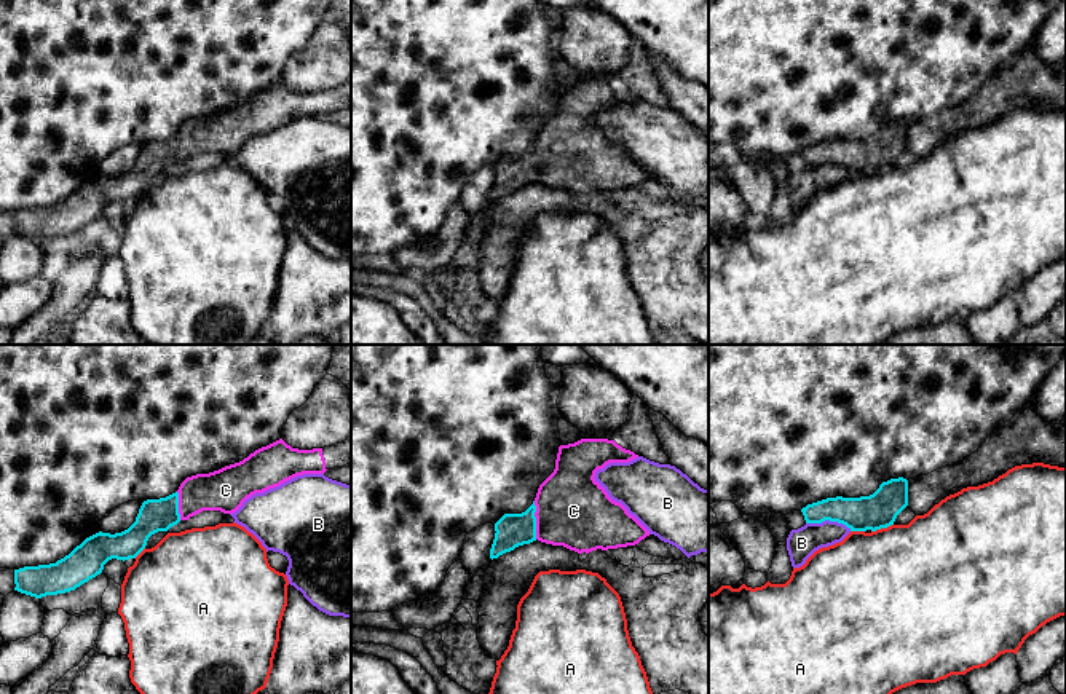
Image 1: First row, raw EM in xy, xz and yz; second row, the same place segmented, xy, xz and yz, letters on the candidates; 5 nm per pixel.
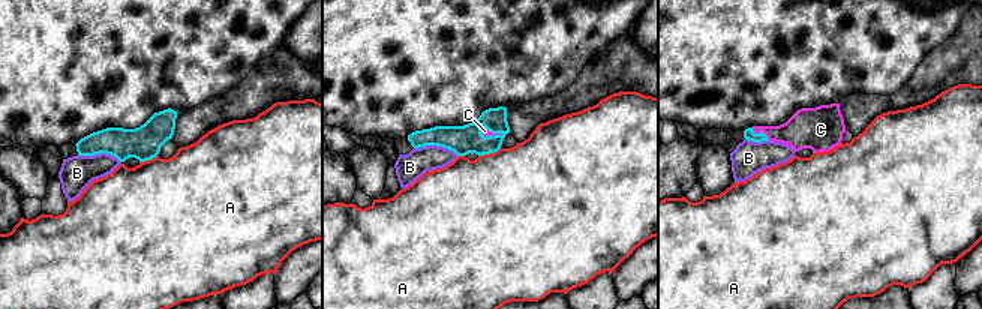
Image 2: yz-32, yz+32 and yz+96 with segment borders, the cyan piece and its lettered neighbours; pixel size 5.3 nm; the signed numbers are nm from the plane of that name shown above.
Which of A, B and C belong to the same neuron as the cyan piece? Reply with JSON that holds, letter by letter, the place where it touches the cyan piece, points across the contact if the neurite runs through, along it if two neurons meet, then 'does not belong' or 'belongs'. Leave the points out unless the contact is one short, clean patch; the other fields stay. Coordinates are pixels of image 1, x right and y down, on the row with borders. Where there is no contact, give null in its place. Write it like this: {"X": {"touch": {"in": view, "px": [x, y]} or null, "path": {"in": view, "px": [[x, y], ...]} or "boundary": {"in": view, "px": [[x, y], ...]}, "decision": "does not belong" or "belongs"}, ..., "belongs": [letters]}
{"A": {"touch": {"in": "yz", "px": [881, 527]}, "boundary": {"in": "yz", "px": [[892, 524], [872, 532]]}, "decision": "does not belong"}, "B": {"touch": {"in": "yz", "px": [829, 519]}, "decision": "does not belong"}, "C": {"touch": {"in": "xz", "px": [535, 520]}, "decision": "belongs"}, "belongs": ["C"]}

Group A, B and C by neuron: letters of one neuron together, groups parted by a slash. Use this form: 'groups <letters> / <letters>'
groups A / B / C

